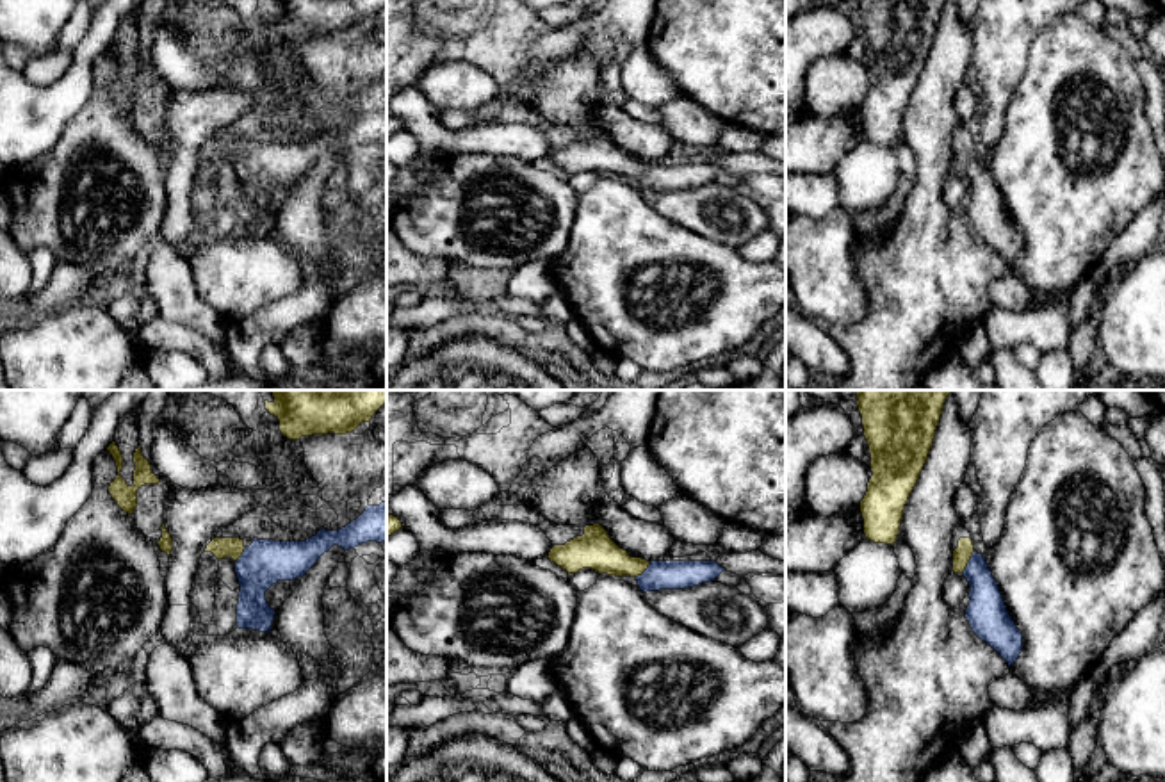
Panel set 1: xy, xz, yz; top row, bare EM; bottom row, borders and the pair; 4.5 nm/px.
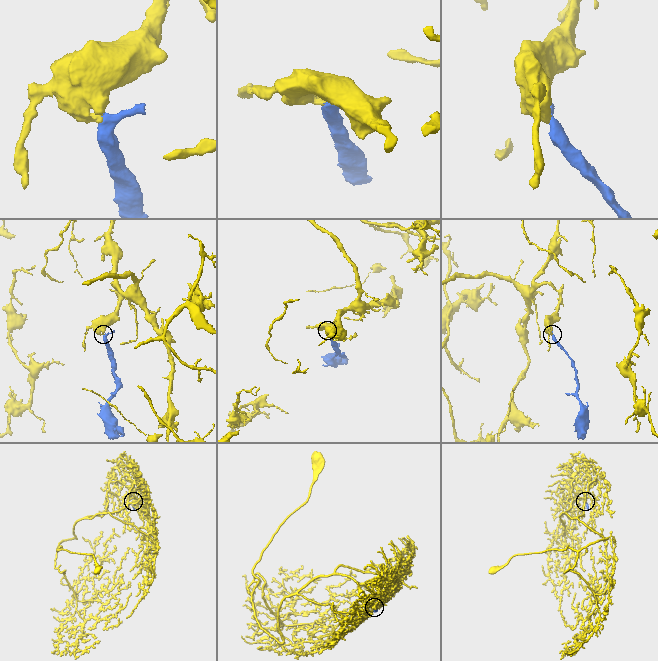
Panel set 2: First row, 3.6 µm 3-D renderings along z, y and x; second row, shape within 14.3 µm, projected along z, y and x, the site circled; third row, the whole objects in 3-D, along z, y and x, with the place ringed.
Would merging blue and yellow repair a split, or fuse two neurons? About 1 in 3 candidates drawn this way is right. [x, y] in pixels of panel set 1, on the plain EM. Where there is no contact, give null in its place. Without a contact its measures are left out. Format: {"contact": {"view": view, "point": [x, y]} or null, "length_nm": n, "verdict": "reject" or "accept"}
{"contact": {"view": "yz", "point": [969, 162]}, "length_nm": 120, "verdict": "accept"}

